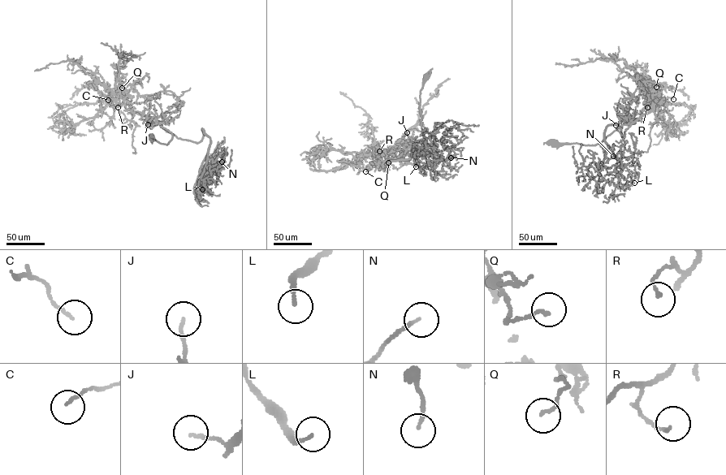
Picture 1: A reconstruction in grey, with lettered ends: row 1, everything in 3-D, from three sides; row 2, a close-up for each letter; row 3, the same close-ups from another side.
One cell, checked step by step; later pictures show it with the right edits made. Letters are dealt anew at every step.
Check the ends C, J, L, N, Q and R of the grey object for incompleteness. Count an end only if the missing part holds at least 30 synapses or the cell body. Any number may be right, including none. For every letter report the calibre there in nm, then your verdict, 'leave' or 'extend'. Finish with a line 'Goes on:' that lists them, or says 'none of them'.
C: 130 nm thick; leave
J: 120 nm thick; leave
L: 160 nm thick; leave
N: 140 nm thick; leave
Q: 140 nm thick; leave
R: 140 nm thick; leave
Goes on: none of them

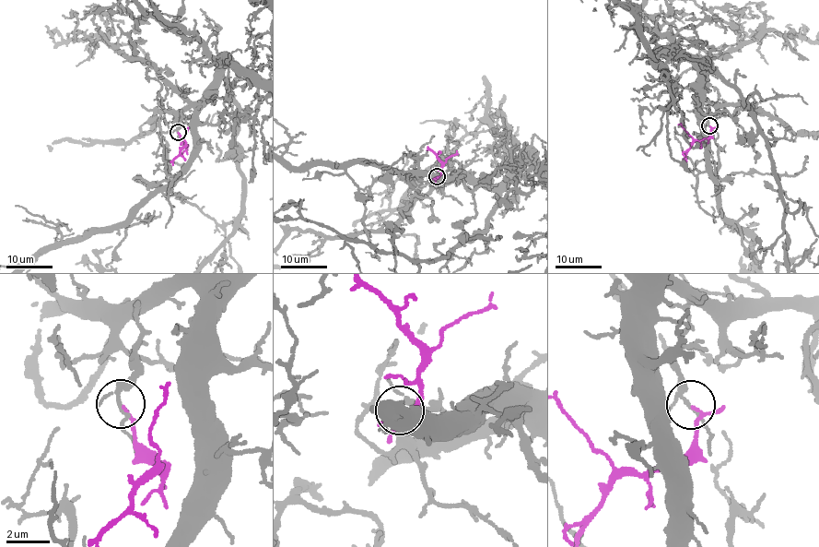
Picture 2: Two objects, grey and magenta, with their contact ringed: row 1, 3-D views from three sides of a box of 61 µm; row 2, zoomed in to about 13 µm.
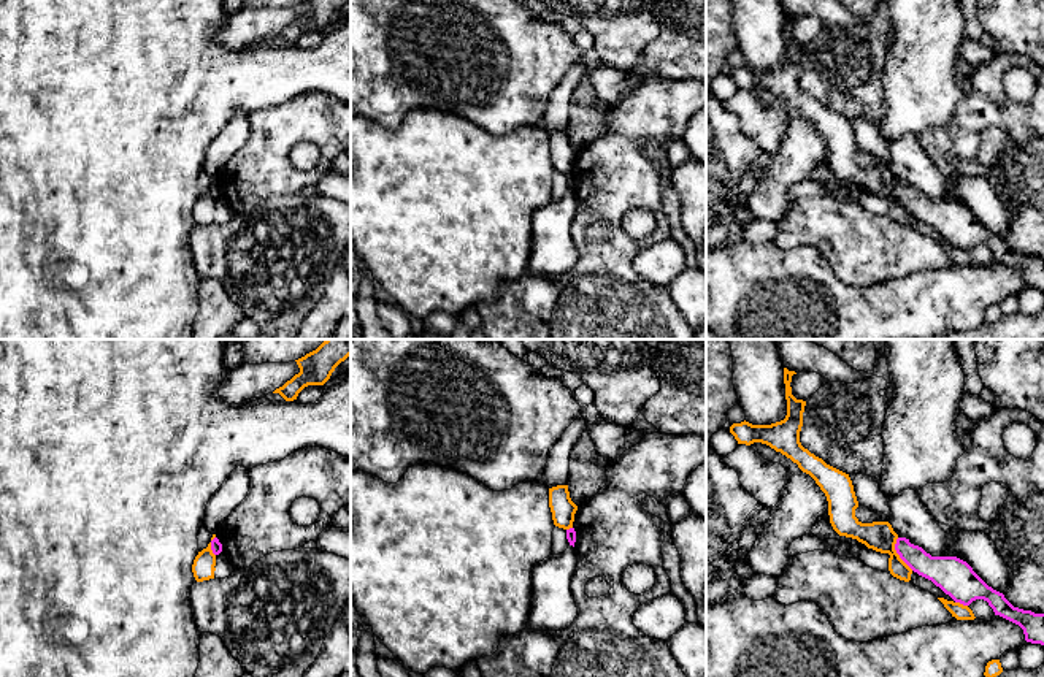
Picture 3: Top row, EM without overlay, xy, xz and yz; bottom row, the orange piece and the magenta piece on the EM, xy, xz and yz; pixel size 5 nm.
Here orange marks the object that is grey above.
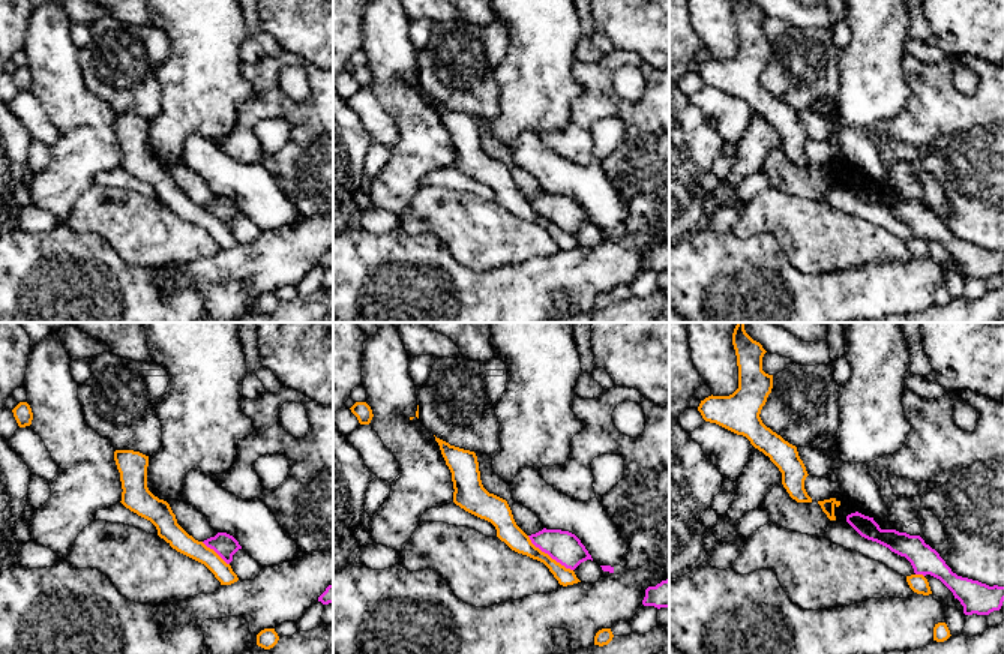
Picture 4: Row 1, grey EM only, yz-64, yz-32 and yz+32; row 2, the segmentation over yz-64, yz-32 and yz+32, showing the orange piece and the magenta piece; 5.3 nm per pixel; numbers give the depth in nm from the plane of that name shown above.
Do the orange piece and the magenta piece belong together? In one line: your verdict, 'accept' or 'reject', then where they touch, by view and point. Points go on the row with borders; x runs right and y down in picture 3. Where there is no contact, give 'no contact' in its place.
reject | yz (897, 554)

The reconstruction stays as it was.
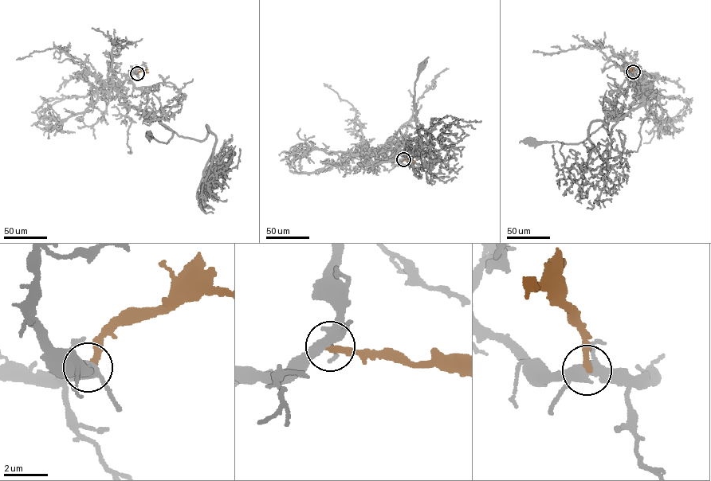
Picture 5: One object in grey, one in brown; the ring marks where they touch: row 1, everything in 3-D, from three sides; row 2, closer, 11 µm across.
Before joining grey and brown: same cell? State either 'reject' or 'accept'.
accept

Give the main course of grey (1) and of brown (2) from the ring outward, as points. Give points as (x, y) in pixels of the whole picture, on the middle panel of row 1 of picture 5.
1: (403, 160), (398, 160), (394, 155), (378, 162), (402, 159), (406, 146), (418, 139), (414, 90), (422, 66)
2: (403, 160), (414, 162)

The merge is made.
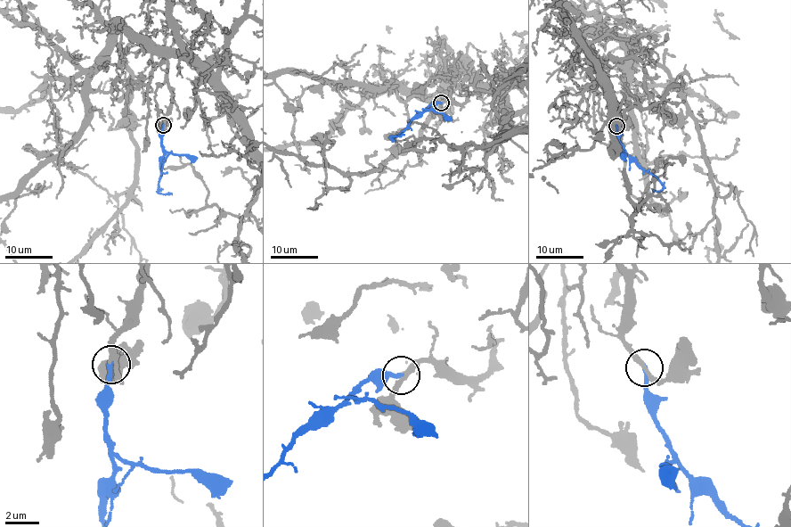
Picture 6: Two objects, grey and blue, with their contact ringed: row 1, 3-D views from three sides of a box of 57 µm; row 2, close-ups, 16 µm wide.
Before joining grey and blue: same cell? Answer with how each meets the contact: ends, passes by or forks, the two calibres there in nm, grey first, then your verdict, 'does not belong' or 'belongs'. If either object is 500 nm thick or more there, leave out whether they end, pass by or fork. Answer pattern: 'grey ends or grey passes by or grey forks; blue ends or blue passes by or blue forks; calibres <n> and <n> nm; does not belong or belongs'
grey passes by; blue ends; calibres 240 and 280 nm; belongs

